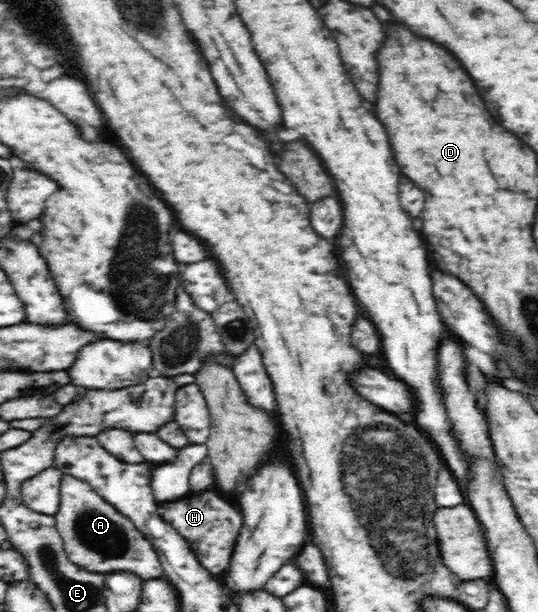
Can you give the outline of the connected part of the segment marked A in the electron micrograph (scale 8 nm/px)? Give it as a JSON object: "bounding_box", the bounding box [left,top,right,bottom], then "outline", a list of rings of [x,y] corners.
{"bounding_box":[53,474,164,581],"outline":[[[63,474],[59,486],[60,508],[53,515],[63,538],[68,559],[92,573],[129,572],[143,581],[164,576],[163,567],[152,542],[117,508],[97,494],[88,482]]]}

